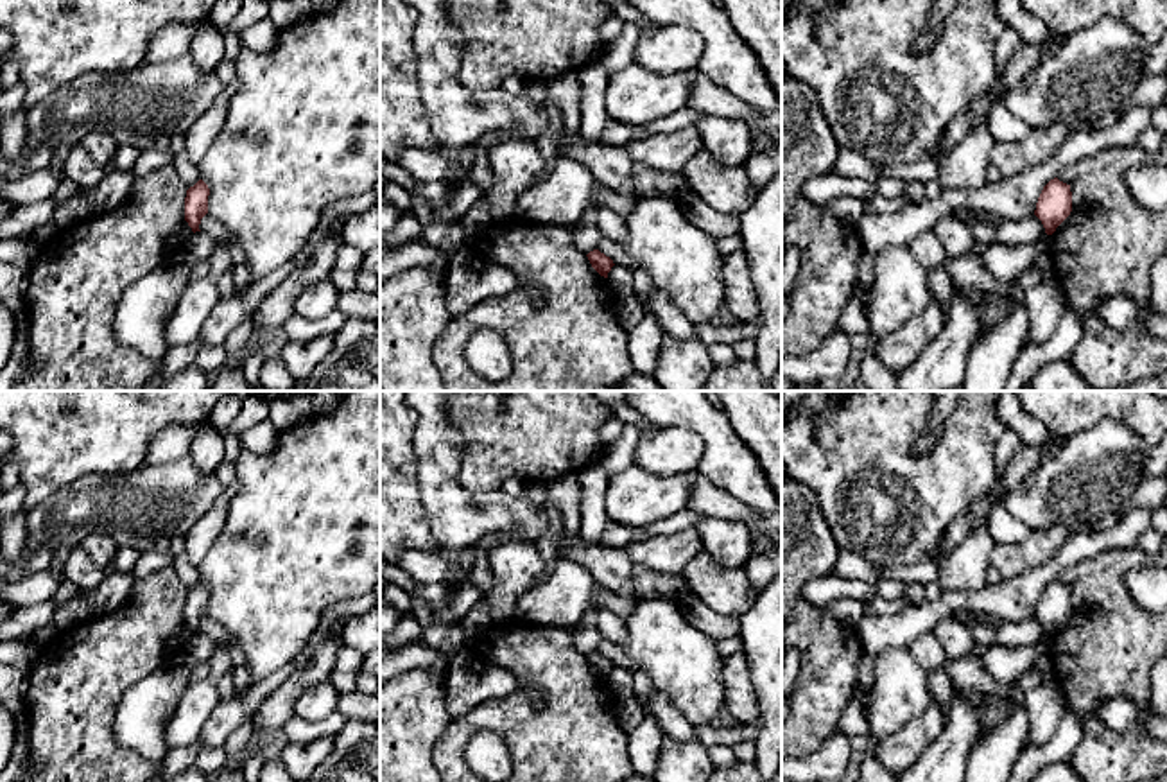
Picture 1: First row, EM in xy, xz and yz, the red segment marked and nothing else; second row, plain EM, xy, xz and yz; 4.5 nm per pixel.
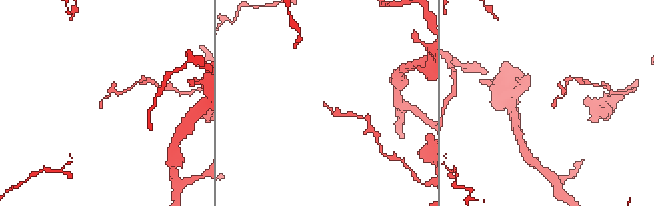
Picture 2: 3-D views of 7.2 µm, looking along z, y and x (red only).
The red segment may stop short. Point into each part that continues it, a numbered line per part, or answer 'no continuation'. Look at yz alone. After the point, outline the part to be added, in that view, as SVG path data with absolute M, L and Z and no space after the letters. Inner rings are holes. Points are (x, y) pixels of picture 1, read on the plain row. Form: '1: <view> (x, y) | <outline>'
no continuation

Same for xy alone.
no continuation

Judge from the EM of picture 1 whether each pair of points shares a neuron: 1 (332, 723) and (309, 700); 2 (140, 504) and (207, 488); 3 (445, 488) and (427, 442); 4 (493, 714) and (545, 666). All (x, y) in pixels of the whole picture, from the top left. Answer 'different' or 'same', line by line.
1: different
2: same
3: same
4: same

